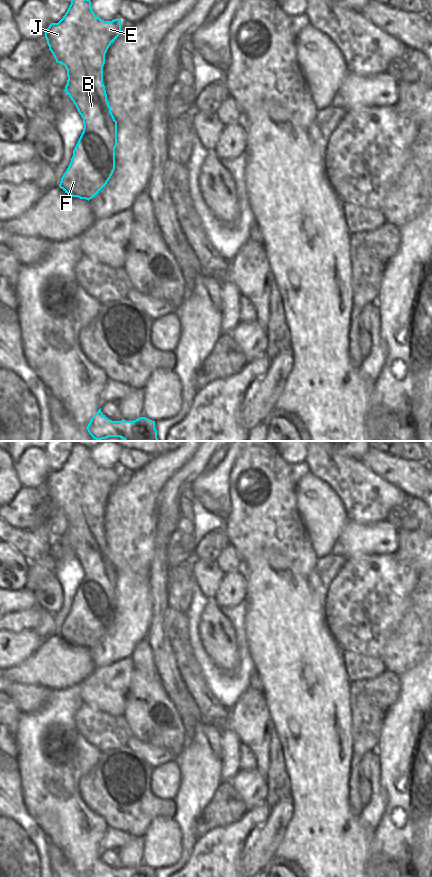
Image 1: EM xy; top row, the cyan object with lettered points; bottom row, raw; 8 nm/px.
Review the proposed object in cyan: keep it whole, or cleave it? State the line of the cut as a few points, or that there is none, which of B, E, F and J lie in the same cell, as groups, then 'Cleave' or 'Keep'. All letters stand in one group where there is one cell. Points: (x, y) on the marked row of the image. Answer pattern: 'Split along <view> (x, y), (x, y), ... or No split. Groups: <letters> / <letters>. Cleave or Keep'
No split. Groups: B E F J. Keep.

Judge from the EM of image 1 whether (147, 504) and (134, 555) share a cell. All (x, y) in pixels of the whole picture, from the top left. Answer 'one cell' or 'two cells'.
one cell

